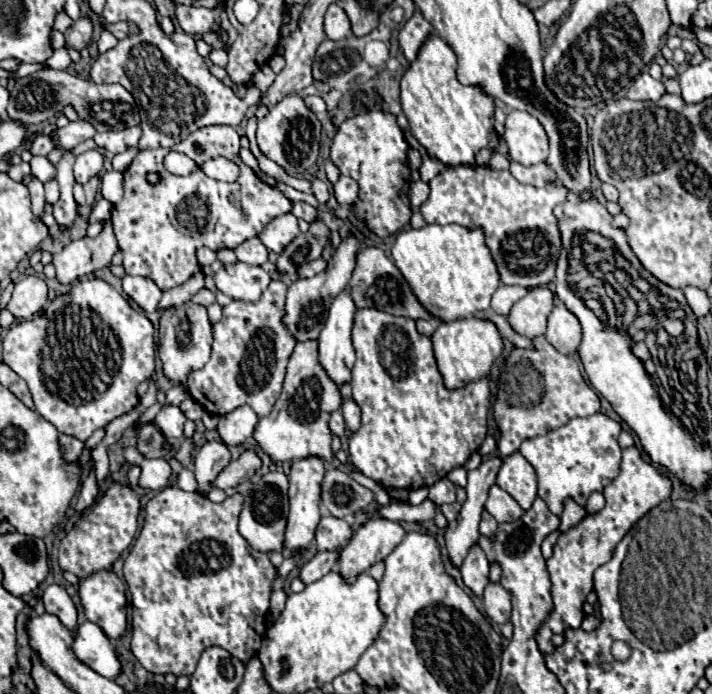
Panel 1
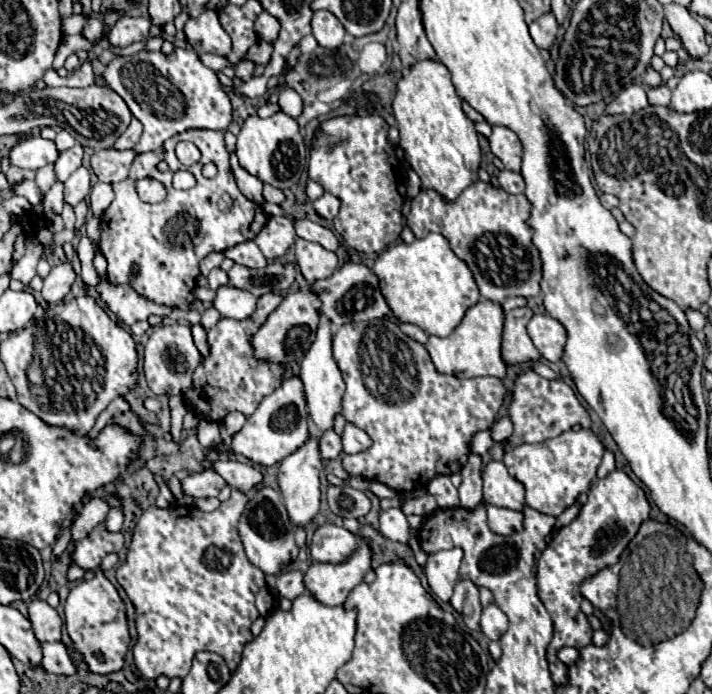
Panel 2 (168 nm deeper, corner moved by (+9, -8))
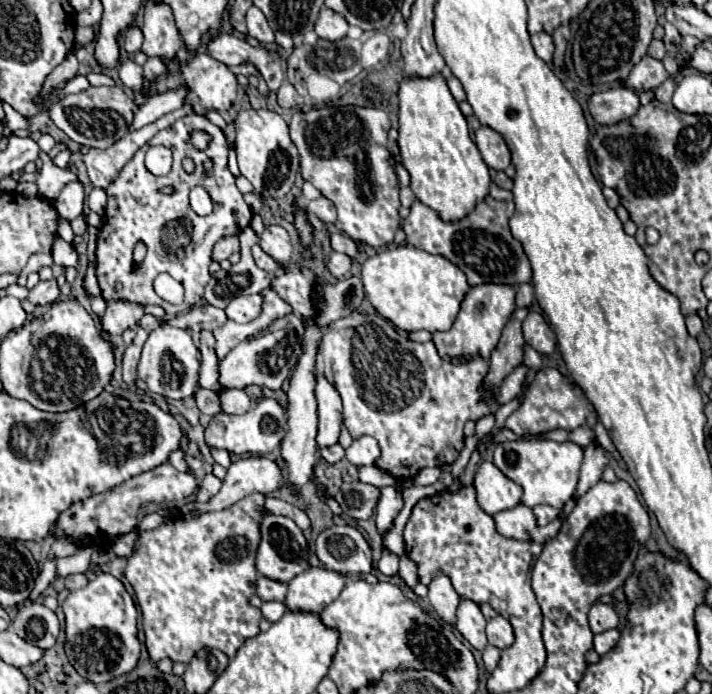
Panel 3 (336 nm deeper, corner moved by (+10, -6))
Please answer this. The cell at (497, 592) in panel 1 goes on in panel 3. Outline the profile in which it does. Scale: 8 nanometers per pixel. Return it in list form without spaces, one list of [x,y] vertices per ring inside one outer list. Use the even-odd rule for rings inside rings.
[[[494,616],[492,620],[488,620],[486,624],[486,636],[488,642],[496,648],[508,648],[514,642],[514,634],[512,634],[512,626],[506,618],[502,616]]]

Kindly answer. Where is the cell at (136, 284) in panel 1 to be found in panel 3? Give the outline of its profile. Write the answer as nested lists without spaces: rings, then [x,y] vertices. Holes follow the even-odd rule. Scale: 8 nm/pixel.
[[[108,300],[102,316],[102,328],[108,334],[122,334],[126,328],[138,324],[142,316],[144,308],[140,304],[130,304],[128,300]]]

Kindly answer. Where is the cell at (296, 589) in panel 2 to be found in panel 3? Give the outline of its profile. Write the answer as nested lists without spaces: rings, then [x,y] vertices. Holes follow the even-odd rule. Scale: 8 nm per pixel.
[[[258,576],[258,584],[256,584],[256,594],[262,600],[278,600],[282,602],[286,598],[288,586],[278,582],[278,580],[266,580],[266,576]]]

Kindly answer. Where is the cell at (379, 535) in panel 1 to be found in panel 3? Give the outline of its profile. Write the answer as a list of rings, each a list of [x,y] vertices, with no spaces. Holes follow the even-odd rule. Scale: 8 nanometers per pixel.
[[[322,566],[308,568],[288,582],[288,596],[284,602],[288,610],[320,614],[322,608],[326,608],[340,596],[342,588],[346,586],[346,578],[348,576],[334,570],[324,570]]]

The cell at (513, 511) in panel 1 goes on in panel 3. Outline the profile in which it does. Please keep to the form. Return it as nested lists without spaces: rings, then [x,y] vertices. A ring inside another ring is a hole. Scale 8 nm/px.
[[[518,504],[510,510],[502,510],[494,514],[494,522],[496,522],[496,532],[506,538],[516,538],[516,540],[534,538],[536,542],[542,542],[542,544],[552,540],[560,532],[560,526],[562,526],[562,520],[556,518],[548,526],[538,528],[532,508],[524,504]]]

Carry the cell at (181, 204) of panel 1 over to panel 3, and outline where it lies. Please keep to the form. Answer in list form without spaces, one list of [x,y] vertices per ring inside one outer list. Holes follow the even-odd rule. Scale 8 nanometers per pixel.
[[[188,114],[180,120],[176,120],[172,126],[160,130],[146,146],[142,146],[134,158],[122,168],[118,178],[106,188],[108,204],[104,214],[104,224],[98,230],[98,266],[96,276],[102,288],[102,296],[106,300],[110,298],[122,298],[136,304],[158,304],[170,312],[170,316],[178,312],[188,312],[192,306],[196,306],[204,296],[204,286],[210,280],[208,266],[210,266],[210,252],[212,246],[226,236],[240,234],[246,226],[252,222],[252,208],[244,202],[242,192],[236,188],[236,178],[228,170],[228,142],[224,138],[224,132],[214,126],[208,118],[198,114]],[[192,132],[206,132],[212,136],[206,150],[196,150],[190,144]],[[150,146],[166,146],[174,154],[174,164],[168,176],[154,176],[144,166],[144,154]],[[188,156],[194,160],[196,170],[192,174],[186,174],[182,168],[182,158]],[[210,158],[214,162],[214,174],[206,178],[206,192],[210,194],[214,202],[214,212],[208,216],[198,216],[188,202],[188,192],[202,184],[202,162]],[[172,186],[172,194],[162,194],[160,188]],[[138,242],[146,244],[146,258],[138,266],[132,262],[132,250]],[[160,272],[168,272],[174,280],[178,280],[184,290],[186,298],[180,306],[164,302],[152,288],[154,278]]]

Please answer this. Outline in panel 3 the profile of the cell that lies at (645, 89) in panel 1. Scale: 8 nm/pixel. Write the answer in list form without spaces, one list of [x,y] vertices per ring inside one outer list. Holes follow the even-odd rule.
[[[620,86],[614,90],[594,94],[588,106],[590,106],[590,114],[598,124],[616,124],[638,112],[640,98],[632,88]]]

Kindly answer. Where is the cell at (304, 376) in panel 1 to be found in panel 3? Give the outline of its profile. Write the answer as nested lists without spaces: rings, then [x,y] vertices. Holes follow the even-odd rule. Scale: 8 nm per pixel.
[[[262,398],[242,416],[216,414],[206,428],[206,444],[212,448],[224,448],[232,454],[268,454],[280,446],[282,436],[286,436],[286,410],[276,398]]]

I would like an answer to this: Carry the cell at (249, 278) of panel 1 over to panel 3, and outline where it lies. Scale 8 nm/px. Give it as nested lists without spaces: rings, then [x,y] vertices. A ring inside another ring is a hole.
[[[236,296],[226,306],[226,316],[234,322],[250,322],[254,320],[262,310],[262,296]]]

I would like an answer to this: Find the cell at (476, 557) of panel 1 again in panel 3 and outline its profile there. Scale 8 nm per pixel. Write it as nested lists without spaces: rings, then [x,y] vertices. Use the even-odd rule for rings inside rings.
[[[460,598],[458,612],[456,612],[456,628],[478,650],[484,650],[484,646],[486,646],[484,626],[486,626],[486,620],[480,612],[480,606],[474,604],[472,600],[462,600]]]

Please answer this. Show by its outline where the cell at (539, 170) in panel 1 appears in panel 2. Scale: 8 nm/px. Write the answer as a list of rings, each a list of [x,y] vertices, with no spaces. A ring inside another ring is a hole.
[[[503,170],[497,174],[497,180],[499,180],[499,186],[509,192],[509,194],[523,194],[525,190],[525,182],[523,182],[523,176],[517,174],[517,172],[511,172],[511,170]]]

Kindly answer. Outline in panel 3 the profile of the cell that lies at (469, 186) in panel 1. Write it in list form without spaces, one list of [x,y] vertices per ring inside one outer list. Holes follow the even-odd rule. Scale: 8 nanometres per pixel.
[[[486,196],[482,202],[476,204],[476,208],[468,216],[456,222],[444,222],[438,216],[438,212],[422,204],[418,198],[410,208],[412,210],[402,224],[406,240],[416,248],[448,258],[466,274],[470,286],[480,286],[480,284],[520,286],[532,282],[532,268],[528,256],[522,244],[514,240],[508,224],[510,216],[514,214],[512,200],[494,200],[492,196]]]

